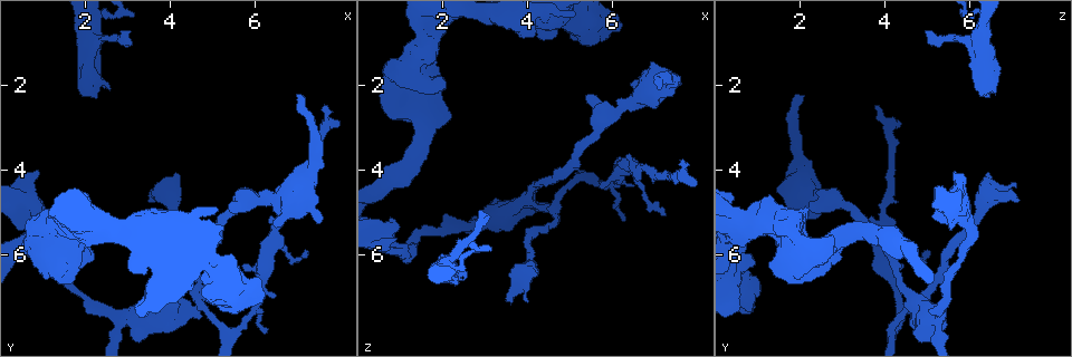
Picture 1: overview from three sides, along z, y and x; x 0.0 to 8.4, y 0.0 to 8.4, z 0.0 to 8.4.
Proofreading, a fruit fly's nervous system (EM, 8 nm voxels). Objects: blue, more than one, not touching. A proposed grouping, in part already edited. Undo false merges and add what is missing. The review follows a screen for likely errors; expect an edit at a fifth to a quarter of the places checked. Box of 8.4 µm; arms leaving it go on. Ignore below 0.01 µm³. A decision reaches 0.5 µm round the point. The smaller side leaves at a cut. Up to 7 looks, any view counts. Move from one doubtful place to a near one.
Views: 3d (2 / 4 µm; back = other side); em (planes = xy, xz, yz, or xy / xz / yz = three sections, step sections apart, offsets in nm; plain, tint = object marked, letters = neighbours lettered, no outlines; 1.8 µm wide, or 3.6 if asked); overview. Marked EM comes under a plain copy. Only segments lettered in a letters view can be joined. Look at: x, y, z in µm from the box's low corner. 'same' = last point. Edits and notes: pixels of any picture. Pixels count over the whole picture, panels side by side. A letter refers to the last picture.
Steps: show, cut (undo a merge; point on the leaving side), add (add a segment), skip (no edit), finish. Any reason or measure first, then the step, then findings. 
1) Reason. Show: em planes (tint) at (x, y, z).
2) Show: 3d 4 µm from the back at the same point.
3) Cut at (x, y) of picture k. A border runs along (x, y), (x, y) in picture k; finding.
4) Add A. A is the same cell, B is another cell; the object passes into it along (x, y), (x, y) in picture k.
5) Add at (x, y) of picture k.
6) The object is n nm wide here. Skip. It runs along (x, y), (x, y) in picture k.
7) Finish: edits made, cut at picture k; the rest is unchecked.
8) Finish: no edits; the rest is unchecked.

Sharp bend. Show: em planes (letters) at (7.65, 2.95, 4.20).

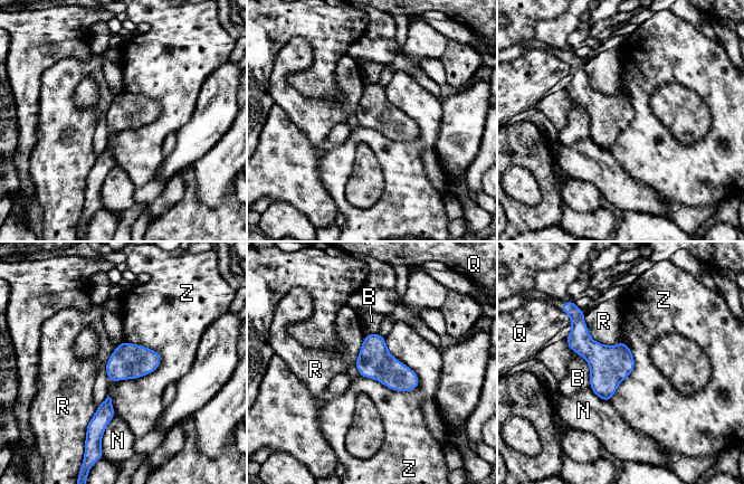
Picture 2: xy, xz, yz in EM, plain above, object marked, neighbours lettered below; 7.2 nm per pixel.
Skip. B, N, Q, R and Z are other cells; a border runs along (383, 338), (416, 373), (415, 390) in picture 2; one neuron here.

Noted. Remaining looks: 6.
Thick end. Show: em yz step 4 (letters) at (2.05, 5.75, 0.65).

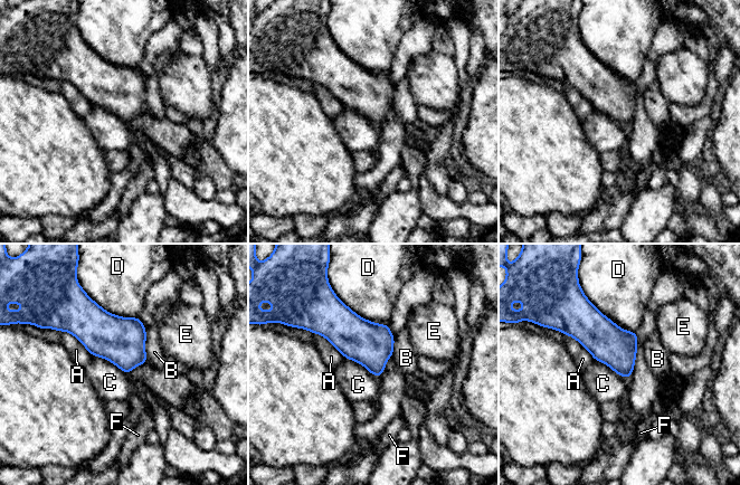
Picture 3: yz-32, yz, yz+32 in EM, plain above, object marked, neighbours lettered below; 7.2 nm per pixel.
Show: em planes (letters) at the same point.

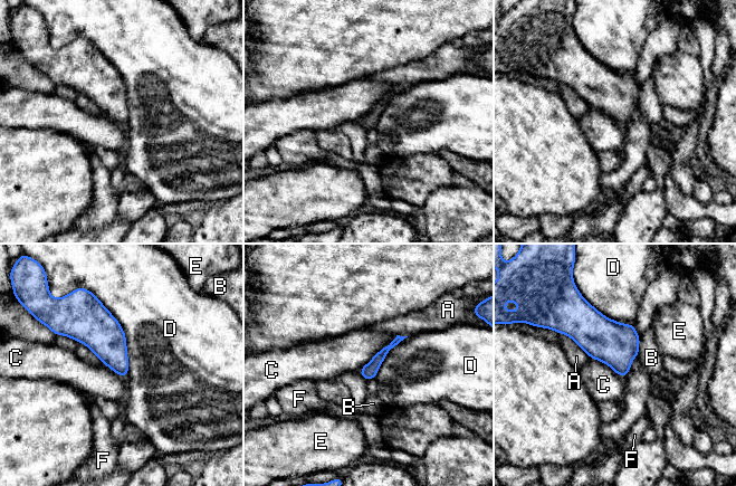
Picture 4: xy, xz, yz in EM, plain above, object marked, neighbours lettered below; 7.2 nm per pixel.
Skip. A, B, C, D, E and F are other cells; a border runs along (397, 335), (359, 372) in picture 4; none of them fits.

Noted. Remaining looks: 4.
Show: em yz step 16 (letters) at (5.50, 4.95, 2.35).

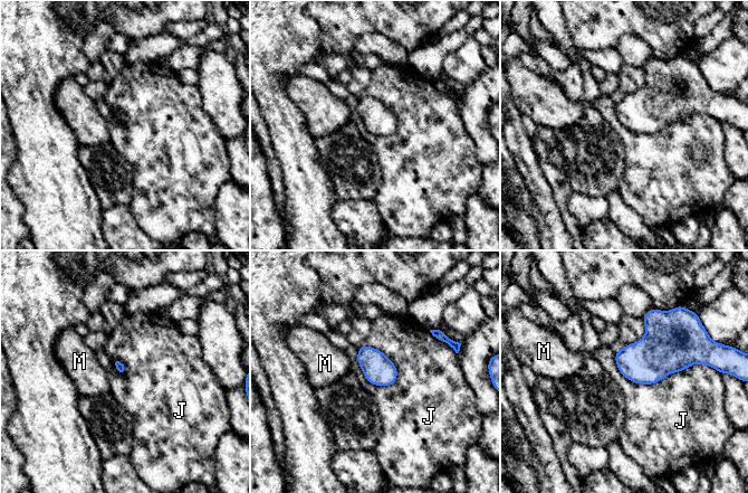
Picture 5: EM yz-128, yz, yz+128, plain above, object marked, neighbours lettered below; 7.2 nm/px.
Show: em planes (letters) at the same point.

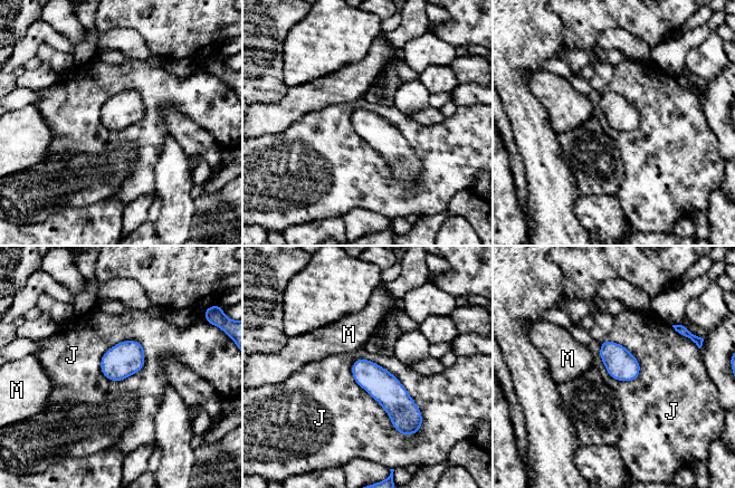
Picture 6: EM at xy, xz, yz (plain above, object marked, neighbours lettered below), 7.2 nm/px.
The object is 220 nm wide here. Skip. J and M are other cells; a border runs along (355, 360), (352, 378), (411, 436) in picture 6; no lettered segment goes on from it.

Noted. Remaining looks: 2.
Finish: no edits; the rest is unchecked.

